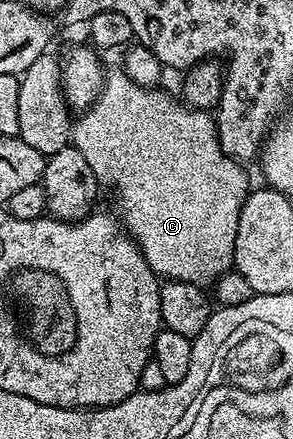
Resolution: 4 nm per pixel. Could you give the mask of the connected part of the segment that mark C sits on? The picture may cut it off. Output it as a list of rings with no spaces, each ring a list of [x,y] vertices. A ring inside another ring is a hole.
[[[125,71],[118,73],[107,72],[102,82],[102,90],[98,92],[98,98],[85,106],[82,118],[75,120],[72,125],[72,145],[84,155],[88,167],[92,167],[92,175],[96,175],[99,186],[108,188],[114,192],[114,205],[116,216],[122,223],[123,229],[138,245],[138,250],[144,255],[148,267],[158,274],[159,278],[166,281],[183,281],[201,287],[209,287],[214,280],[217,282],[231,272],[234,263],[234,248],[236,247],[236,227],[240,223],[240,207],[246,202],[247,193],[251,192],[252,185],[246,182],[246,173],[241,164],[230,158],[224,152],[218,142],[218,126],[215,118],[206,111],[195,111],[187,107],[181,100],[173,101],[166,93],[154,93],[153,88],[139,85],[132,80]]]

